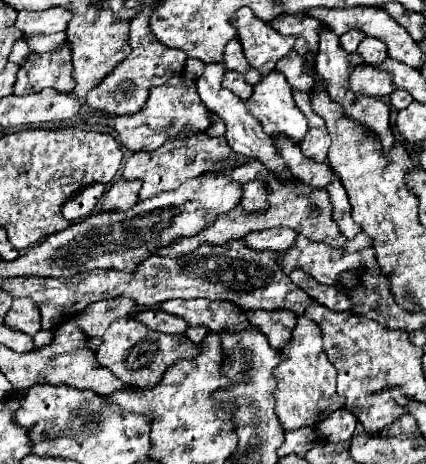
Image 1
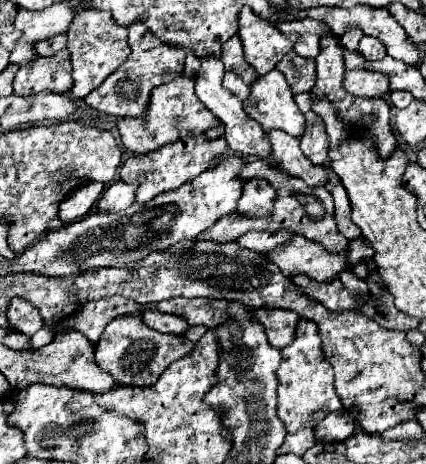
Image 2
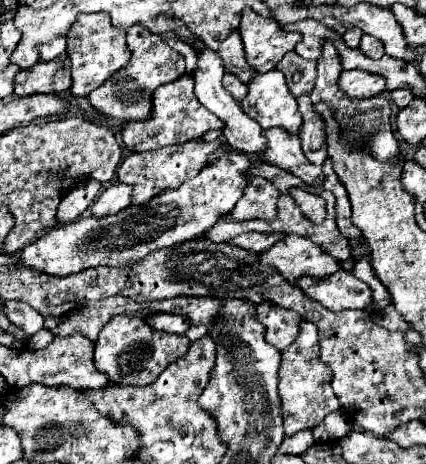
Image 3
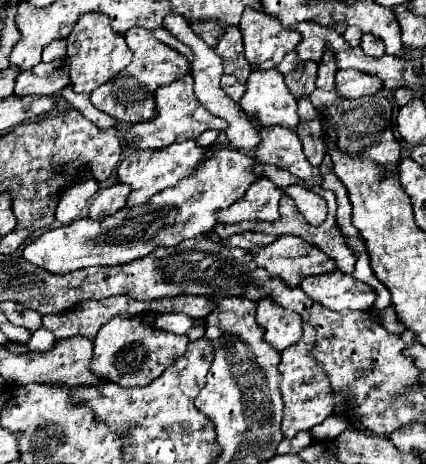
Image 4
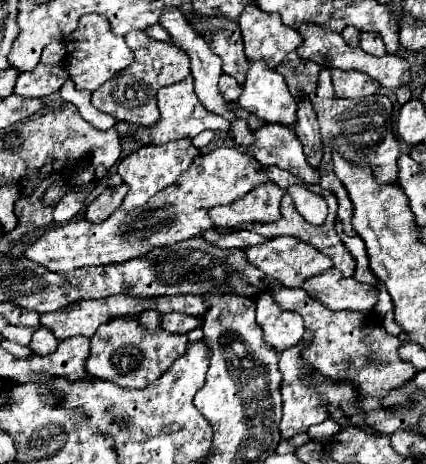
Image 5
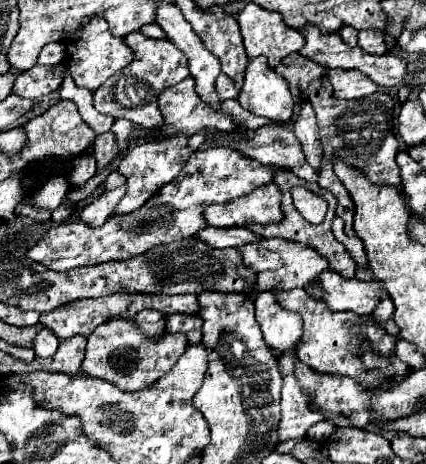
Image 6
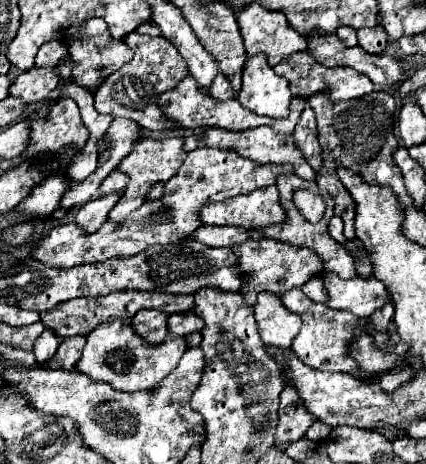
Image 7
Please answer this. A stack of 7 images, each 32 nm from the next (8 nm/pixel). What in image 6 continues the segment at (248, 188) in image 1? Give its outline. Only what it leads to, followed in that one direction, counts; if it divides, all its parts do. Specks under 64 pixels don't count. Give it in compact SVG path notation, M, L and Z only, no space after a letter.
M266 184L250 192L248 196L236 198L230 204L212 204L206 208L206 220L216 228L232 226L252 226L252 224L272 224L280 222L282 192L276 184Z

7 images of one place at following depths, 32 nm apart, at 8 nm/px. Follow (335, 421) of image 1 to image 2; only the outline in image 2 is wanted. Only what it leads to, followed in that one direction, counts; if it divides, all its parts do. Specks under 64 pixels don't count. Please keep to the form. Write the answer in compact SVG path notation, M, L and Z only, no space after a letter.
M330 412L316 428L316 440L318 442L344 442L352 432L356 430L356 422L352 420L350 412Z

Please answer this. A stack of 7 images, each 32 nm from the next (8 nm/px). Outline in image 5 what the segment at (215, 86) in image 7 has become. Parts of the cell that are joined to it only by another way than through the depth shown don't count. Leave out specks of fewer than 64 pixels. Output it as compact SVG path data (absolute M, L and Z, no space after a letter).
M222 74L218 86L220 86L220 92L224 94L224 98L228 98L228 100L232 100L232 102L236 102L238 96L242 94L242 86L236 82L236 78L232 78L232 76L228 76L228 74Z

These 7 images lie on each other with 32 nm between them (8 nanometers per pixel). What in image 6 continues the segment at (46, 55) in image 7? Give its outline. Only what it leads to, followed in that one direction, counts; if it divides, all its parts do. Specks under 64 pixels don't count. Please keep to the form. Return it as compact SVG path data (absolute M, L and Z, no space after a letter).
M50 42L42 48L38 64L60 64L66 58L66 46L62 42Z

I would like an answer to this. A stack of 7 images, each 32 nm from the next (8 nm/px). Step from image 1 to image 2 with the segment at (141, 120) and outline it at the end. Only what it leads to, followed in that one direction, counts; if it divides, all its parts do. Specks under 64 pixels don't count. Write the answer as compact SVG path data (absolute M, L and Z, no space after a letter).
M178 76L164 86L156 86L150 94L144 116L120 118L116 122L122 144L126 146L126 150L130 150L134 154L154 152L156 148L160 148L164 144L200 136L208 128L214 128L218 124L220 124L220 120L216 116L212 116L212 112L208 112L208 108L204 108L204 104L200 104L200 100L194 92L194 80L188 76Z

